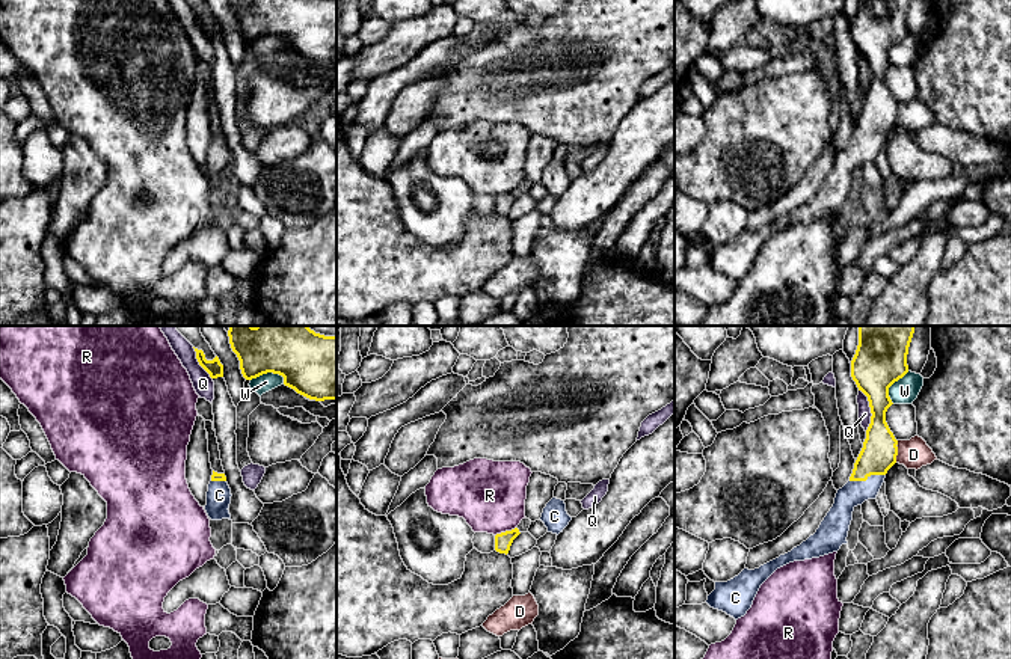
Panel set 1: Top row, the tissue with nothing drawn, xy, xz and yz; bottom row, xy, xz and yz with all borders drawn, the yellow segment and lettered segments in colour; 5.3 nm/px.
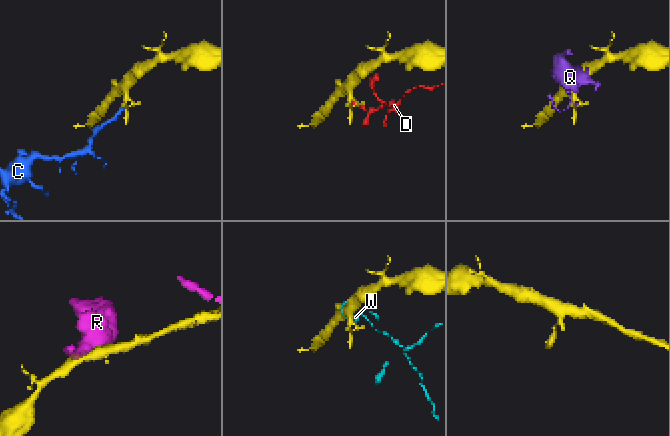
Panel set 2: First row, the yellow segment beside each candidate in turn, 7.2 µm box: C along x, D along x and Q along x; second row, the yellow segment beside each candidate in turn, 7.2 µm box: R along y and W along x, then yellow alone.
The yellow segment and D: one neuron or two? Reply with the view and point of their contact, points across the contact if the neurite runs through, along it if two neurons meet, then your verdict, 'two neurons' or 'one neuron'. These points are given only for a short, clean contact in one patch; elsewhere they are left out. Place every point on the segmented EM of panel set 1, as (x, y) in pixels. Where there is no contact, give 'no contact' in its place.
yz (897, 451) | two neurons

